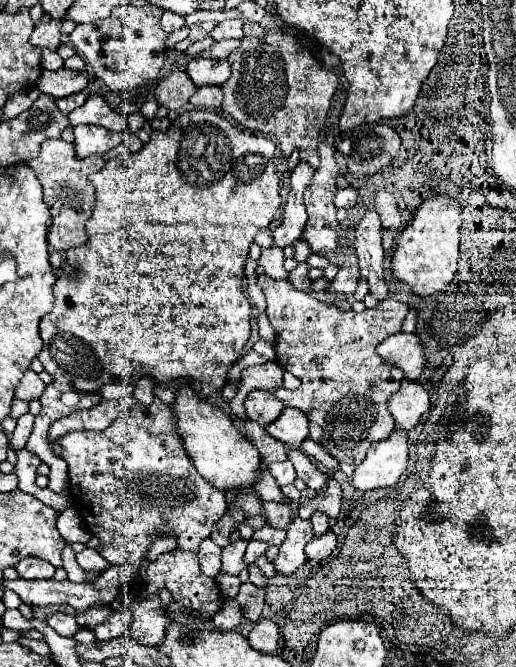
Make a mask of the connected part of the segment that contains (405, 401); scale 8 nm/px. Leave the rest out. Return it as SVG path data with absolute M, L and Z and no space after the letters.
M403 380L401 388L389 398L389 412L395 418L395 428L403 428L403 432L411 432L421 416L429 412L431 400L429 394L417 384Z

